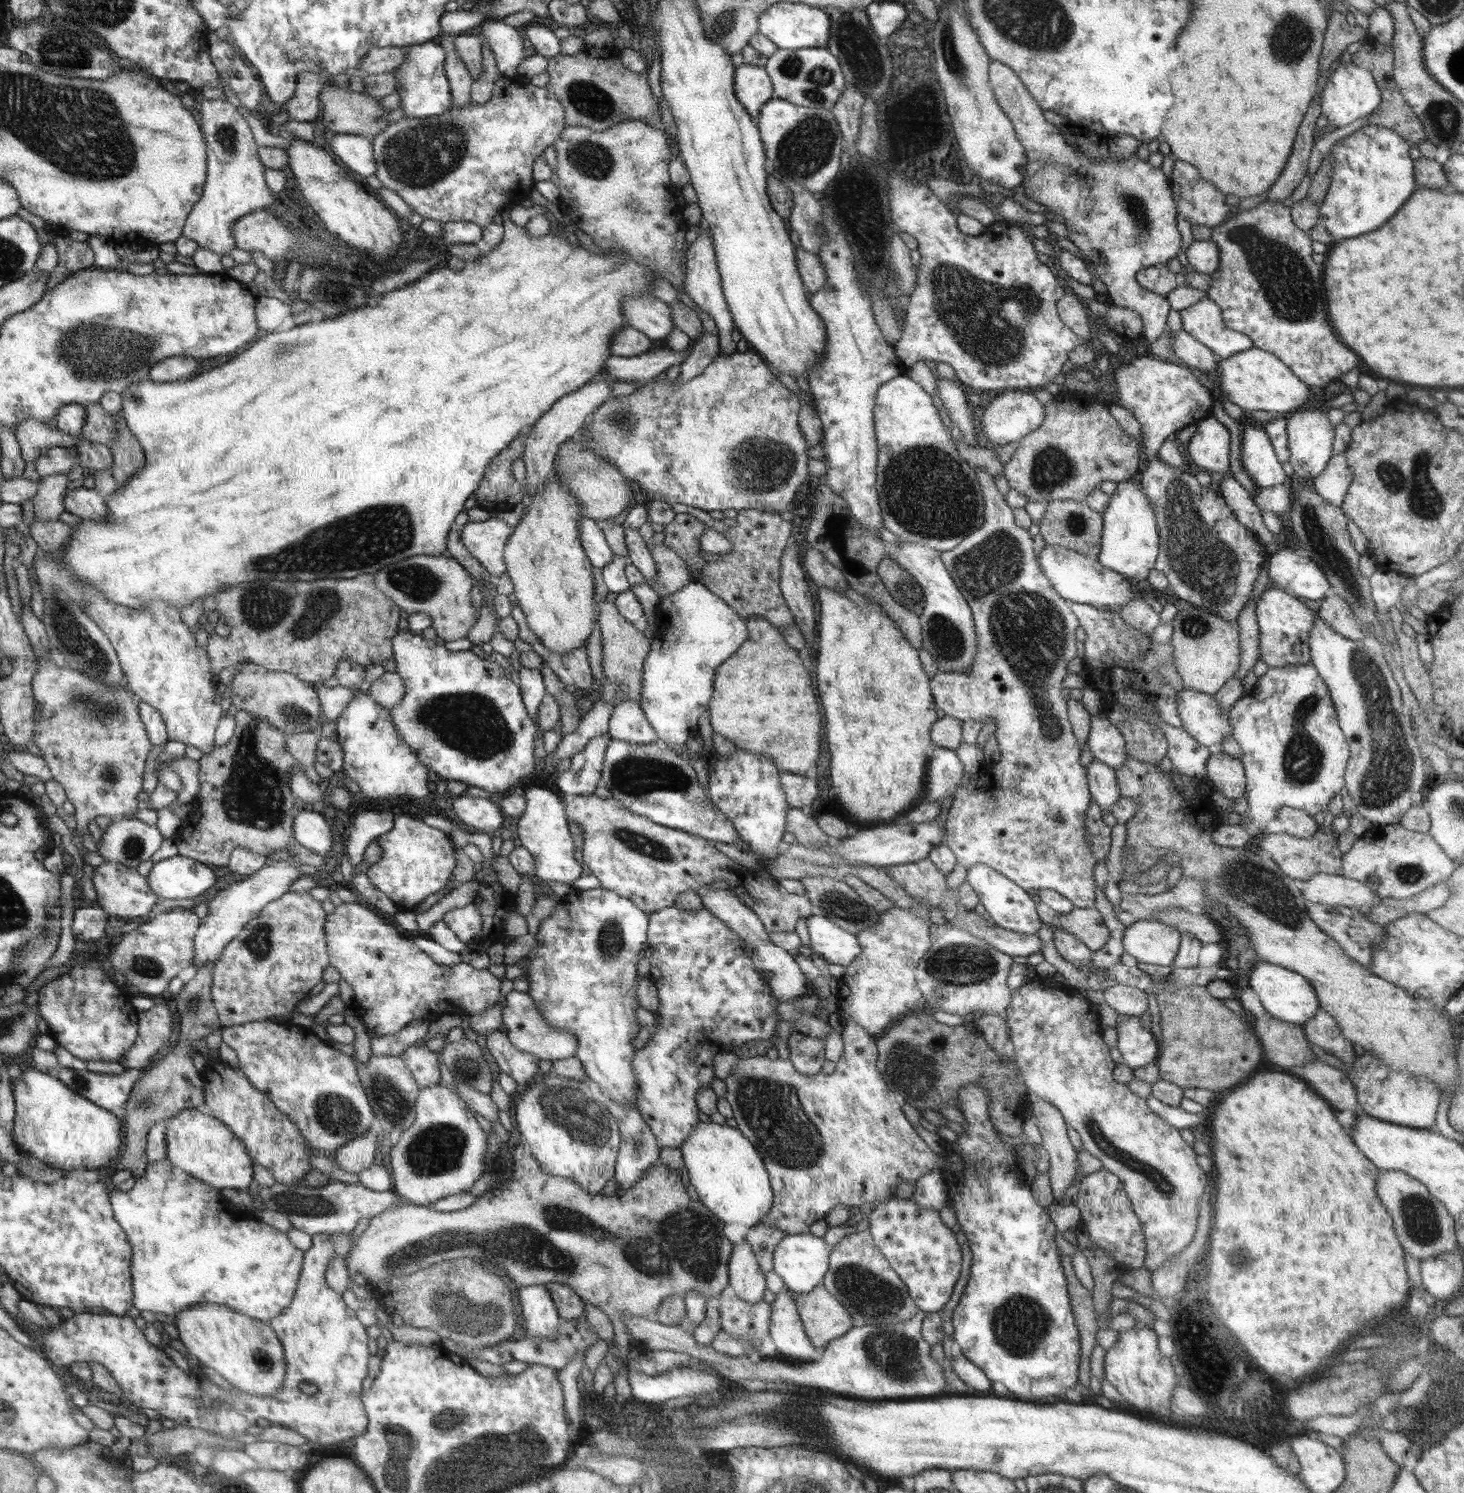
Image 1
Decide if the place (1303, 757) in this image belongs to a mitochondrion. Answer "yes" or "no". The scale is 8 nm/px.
yes

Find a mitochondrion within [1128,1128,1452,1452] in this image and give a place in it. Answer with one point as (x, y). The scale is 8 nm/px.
(1419, 1218)

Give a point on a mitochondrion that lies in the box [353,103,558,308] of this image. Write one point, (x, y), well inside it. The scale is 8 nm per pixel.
(419, 156)

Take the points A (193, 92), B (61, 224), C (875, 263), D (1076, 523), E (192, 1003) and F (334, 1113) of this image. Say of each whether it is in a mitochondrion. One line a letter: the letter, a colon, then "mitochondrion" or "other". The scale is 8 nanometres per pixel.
A: other
B: other
C: other
D: mitochondrion
E: mitochondrion
F: mitochondrion

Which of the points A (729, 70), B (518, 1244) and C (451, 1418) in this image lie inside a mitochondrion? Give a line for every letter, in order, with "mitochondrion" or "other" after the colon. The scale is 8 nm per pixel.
A: other
B: mitochondrion
C: mitochondrion

